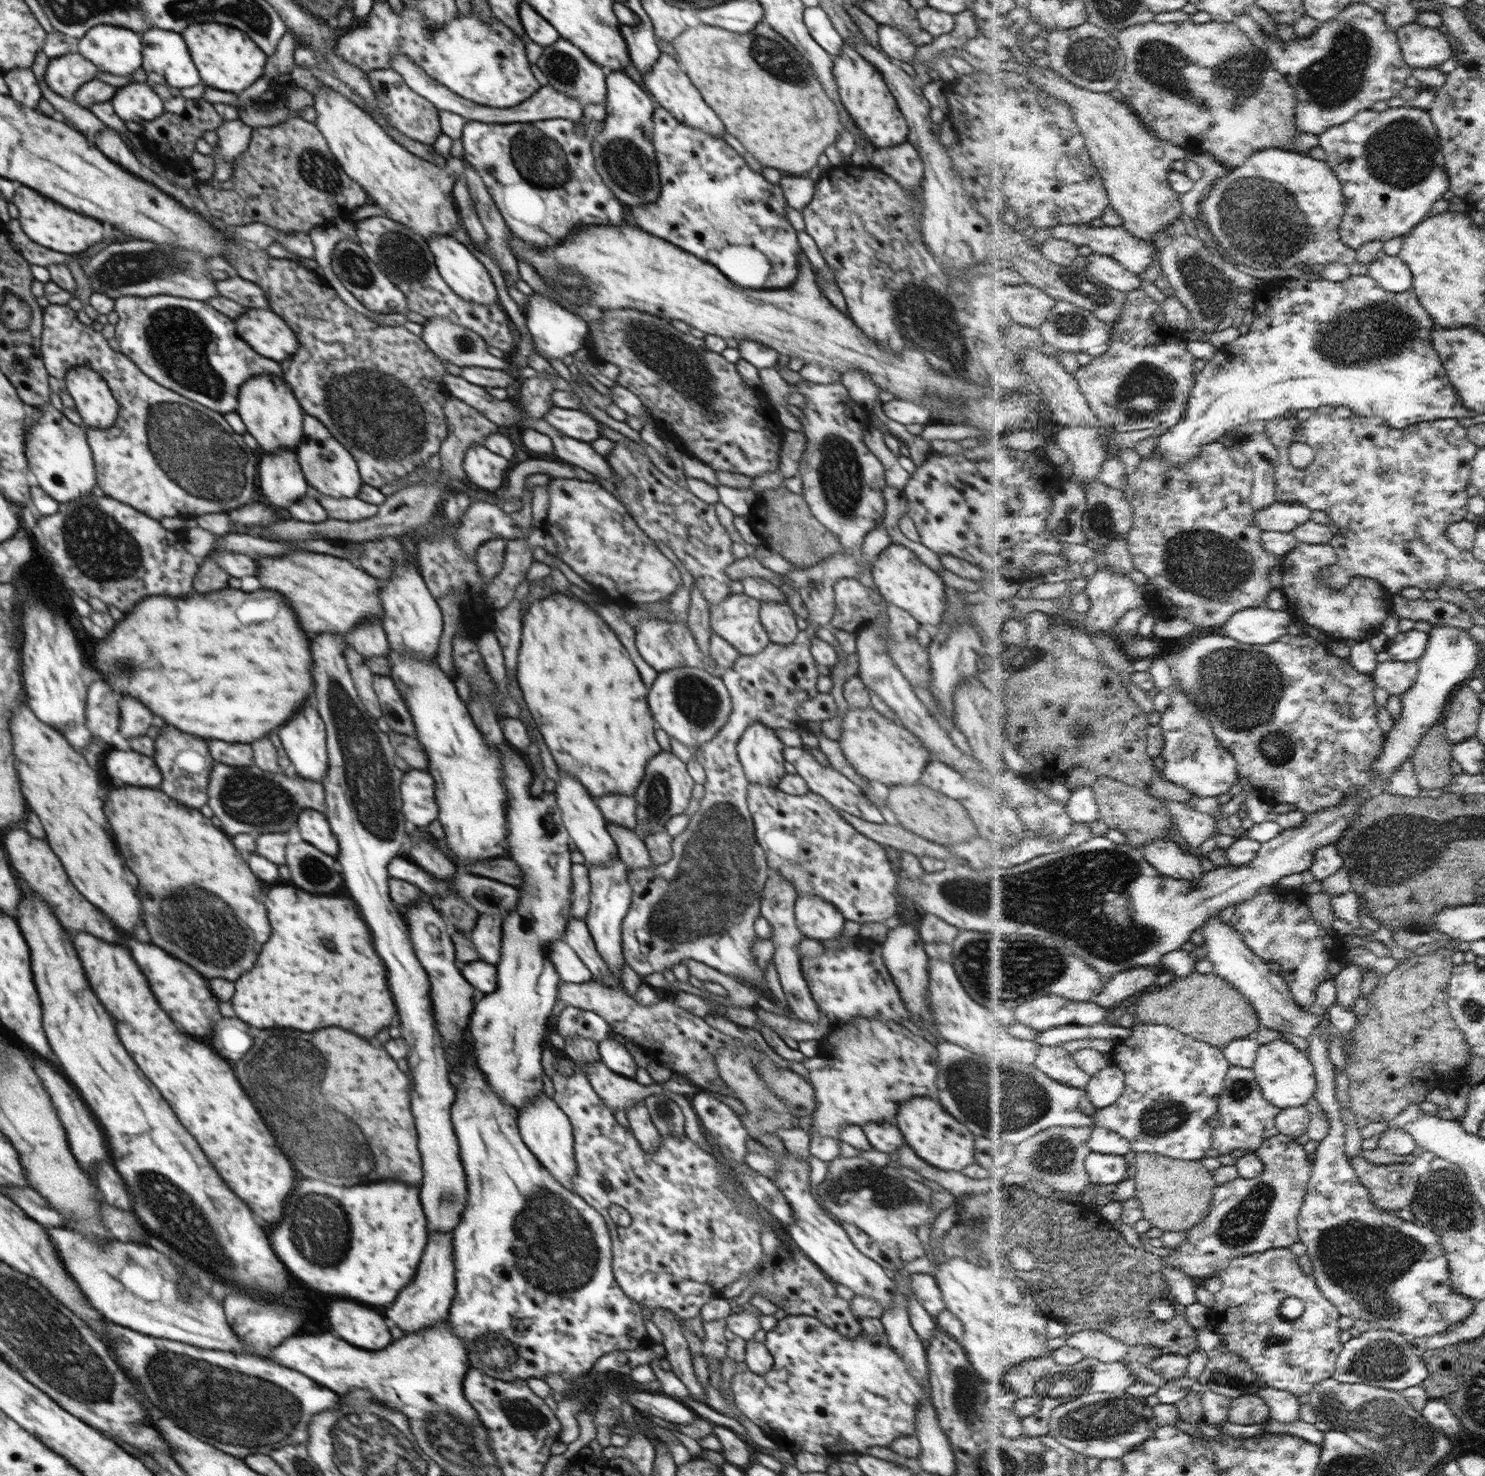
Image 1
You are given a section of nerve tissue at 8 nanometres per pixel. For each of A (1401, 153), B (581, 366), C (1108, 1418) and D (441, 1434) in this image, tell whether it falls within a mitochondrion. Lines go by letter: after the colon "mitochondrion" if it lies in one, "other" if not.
A: mitochondrion
B: other
C: mitochondrion
D: mitochondrion

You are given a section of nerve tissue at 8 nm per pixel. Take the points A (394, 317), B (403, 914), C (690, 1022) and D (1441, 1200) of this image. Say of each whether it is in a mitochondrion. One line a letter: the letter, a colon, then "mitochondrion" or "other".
A: other
B: other
C: other
D: mitochondrion

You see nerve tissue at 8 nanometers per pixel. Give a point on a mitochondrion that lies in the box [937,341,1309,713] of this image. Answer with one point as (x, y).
(1208, 572)

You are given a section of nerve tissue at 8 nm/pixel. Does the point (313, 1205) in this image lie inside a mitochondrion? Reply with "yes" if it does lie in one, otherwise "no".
yes

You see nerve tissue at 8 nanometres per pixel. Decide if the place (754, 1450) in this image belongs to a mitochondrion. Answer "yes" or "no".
no

